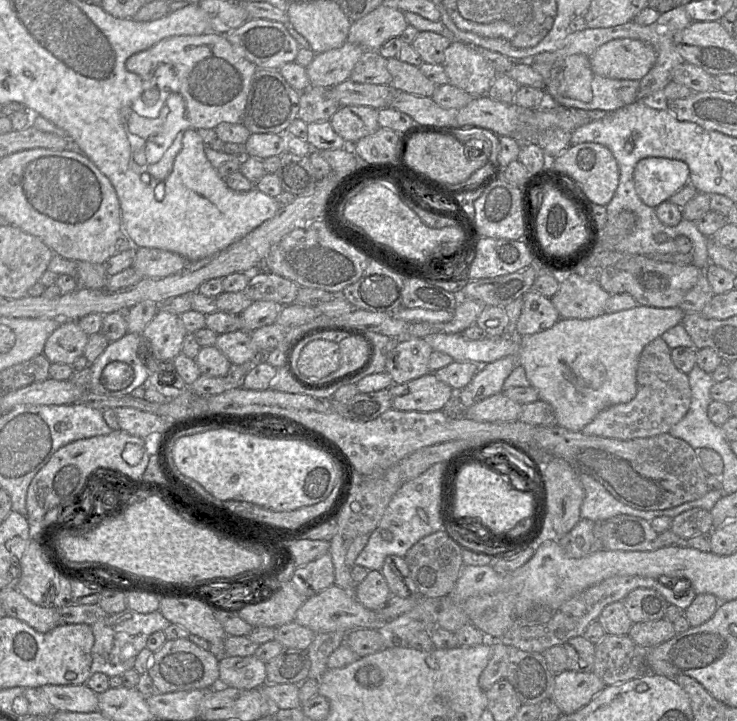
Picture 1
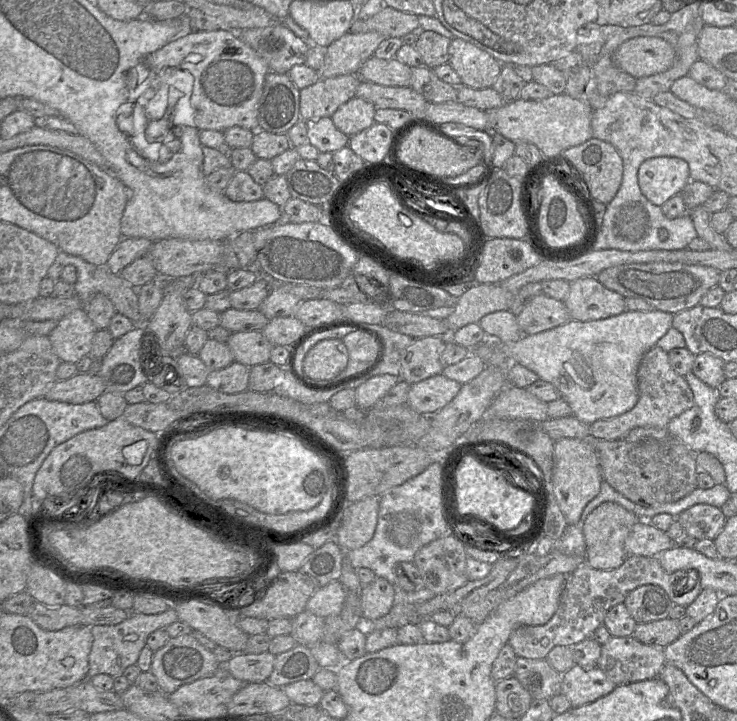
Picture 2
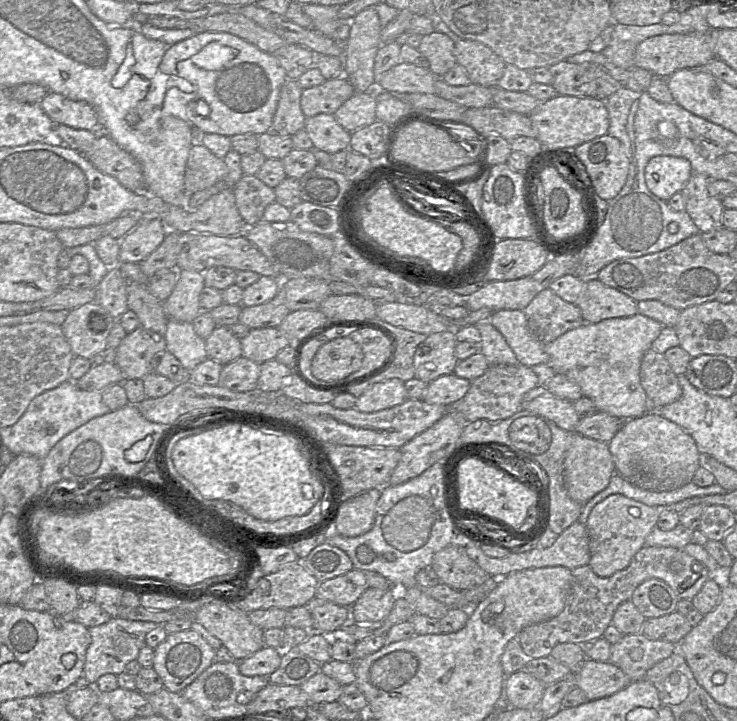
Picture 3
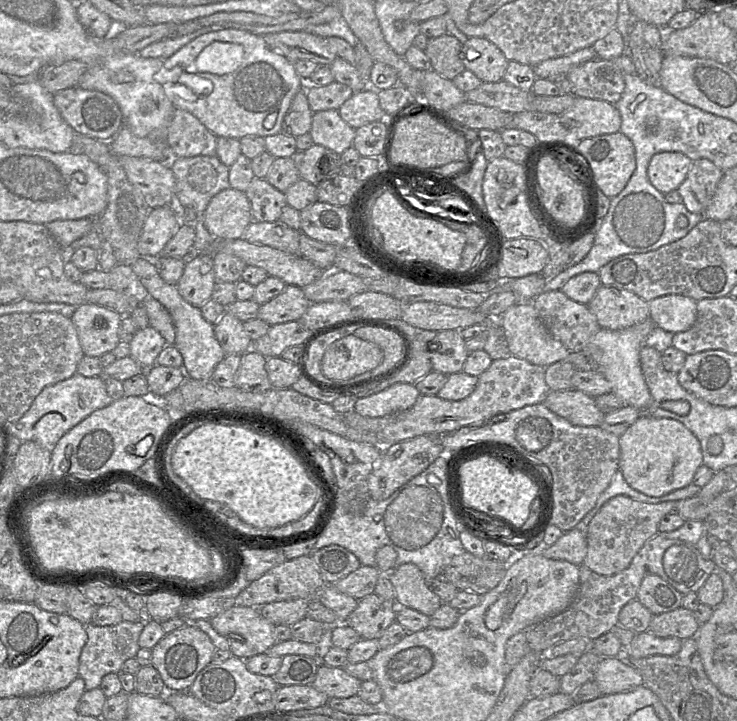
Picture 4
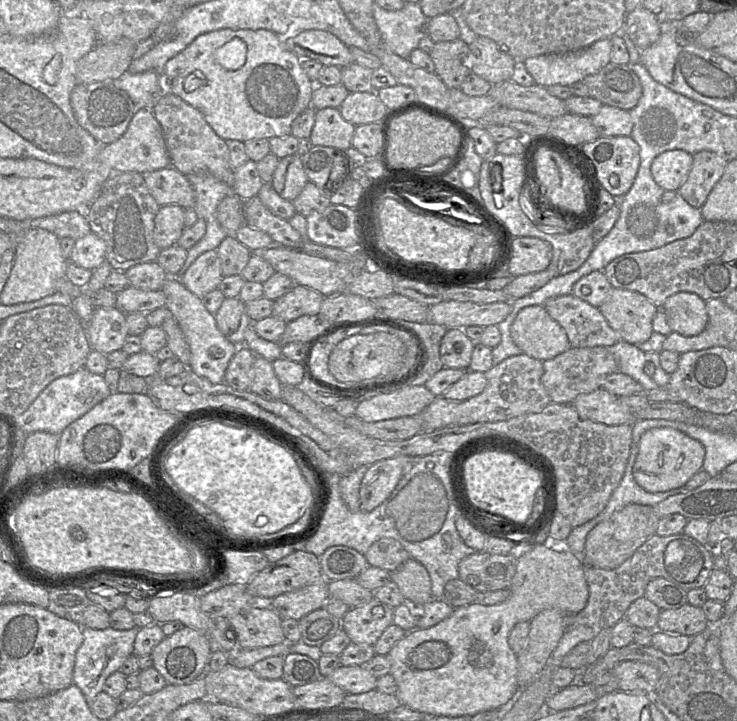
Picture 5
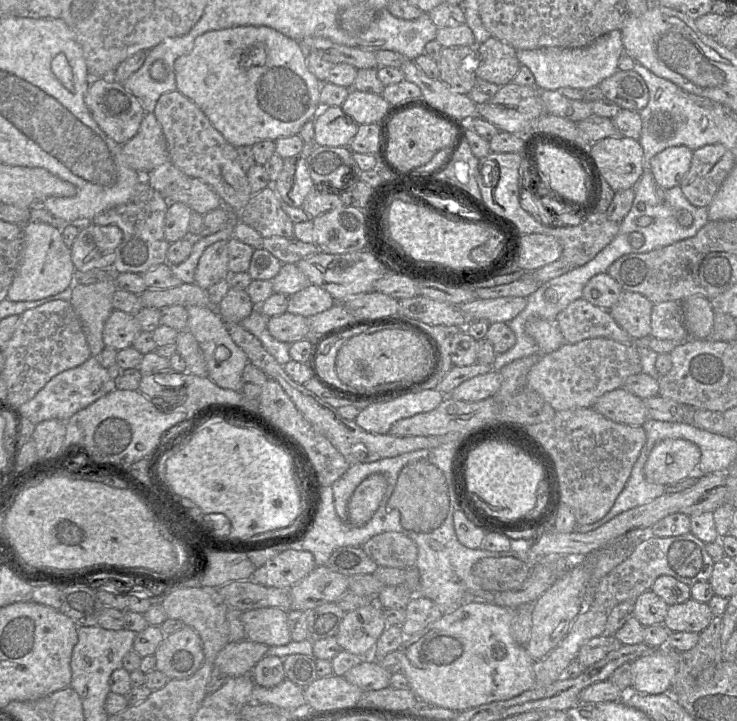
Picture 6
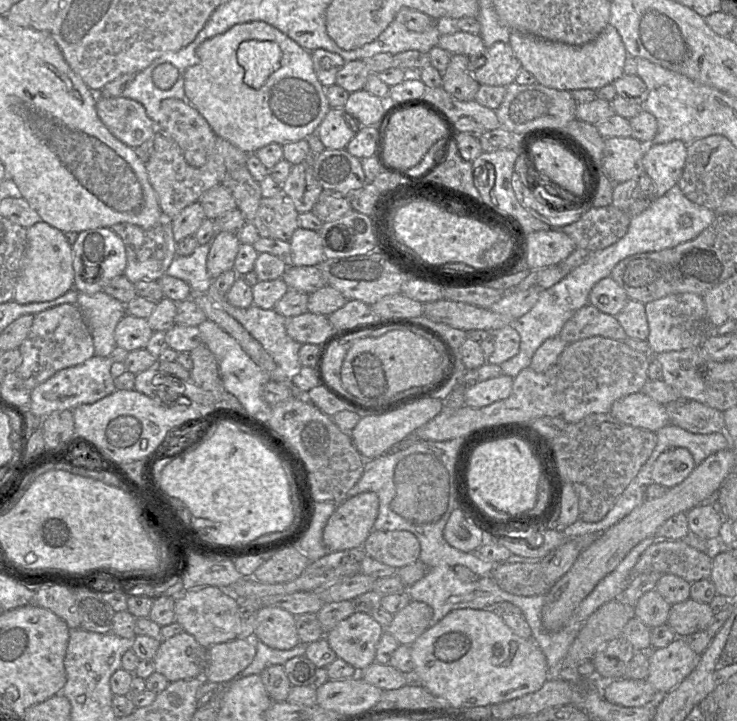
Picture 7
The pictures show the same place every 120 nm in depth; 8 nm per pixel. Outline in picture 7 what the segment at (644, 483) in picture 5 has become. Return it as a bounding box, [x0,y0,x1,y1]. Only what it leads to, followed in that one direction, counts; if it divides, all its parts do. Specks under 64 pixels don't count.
[652,448,695,488]

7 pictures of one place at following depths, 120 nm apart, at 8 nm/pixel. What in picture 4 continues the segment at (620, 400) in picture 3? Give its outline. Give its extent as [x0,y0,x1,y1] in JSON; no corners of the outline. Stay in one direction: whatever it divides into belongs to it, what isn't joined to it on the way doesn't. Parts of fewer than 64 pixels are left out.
[585,319,656,413]

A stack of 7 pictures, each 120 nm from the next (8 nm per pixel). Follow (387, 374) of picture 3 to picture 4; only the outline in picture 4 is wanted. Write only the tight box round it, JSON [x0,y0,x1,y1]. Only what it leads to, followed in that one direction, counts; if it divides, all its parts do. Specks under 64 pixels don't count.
[384,319,438,387]

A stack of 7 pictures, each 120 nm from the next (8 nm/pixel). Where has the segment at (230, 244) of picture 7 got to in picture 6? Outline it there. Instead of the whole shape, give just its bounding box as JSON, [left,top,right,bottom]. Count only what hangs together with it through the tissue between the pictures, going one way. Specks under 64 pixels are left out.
[194,241,230,289]

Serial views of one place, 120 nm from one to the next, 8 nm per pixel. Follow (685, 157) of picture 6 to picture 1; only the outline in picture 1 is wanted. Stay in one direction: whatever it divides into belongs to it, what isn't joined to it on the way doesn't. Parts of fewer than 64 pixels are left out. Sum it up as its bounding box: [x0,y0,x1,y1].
[634,157,690,209]

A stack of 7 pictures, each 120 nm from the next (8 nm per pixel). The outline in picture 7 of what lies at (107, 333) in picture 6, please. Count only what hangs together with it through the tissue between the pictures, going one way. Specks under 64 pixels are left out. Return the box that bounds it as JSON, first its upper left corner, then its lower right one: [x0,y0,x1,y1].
[114,314,153,352]

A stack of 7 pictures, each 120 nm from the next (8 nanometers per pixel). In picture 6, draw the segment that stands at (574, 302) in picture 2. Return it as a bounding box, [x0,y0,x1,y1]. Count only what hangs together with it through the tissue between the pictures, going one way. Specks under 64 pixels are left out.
[609,291,652,339]

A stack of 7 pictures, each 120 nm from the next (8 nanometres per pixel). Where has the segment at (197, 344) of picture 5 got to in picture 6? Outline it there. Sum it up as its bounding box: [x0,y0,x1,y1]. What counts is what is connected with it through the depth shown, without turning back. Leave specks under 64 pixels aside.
[187,306,249,391]

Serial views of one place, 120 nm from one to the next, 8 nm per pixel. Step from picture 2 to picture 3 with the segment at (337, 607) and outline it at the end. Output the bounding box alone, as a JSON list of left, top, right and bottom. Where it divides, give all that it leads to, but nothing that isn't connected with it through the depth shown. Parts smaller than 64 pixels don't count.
[315,568,366,607]

